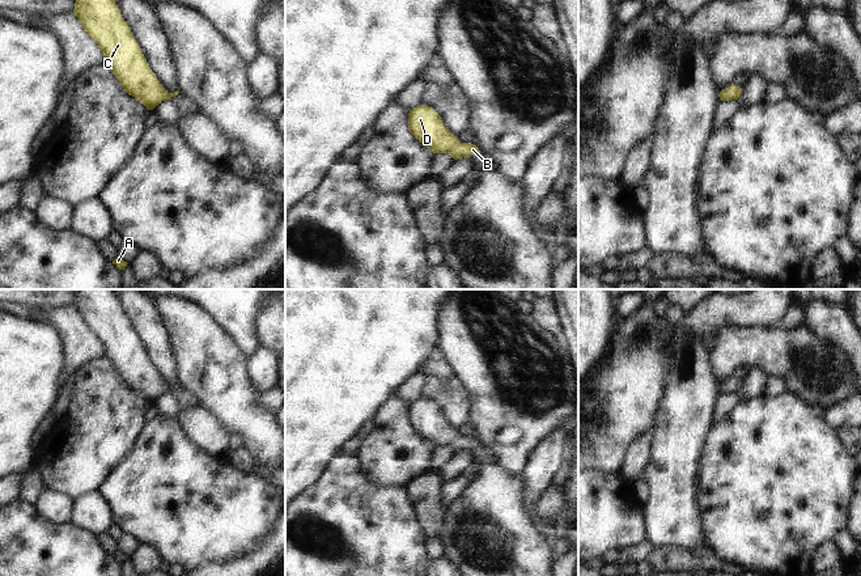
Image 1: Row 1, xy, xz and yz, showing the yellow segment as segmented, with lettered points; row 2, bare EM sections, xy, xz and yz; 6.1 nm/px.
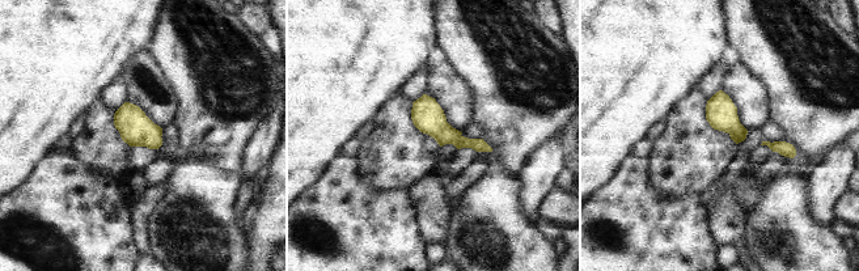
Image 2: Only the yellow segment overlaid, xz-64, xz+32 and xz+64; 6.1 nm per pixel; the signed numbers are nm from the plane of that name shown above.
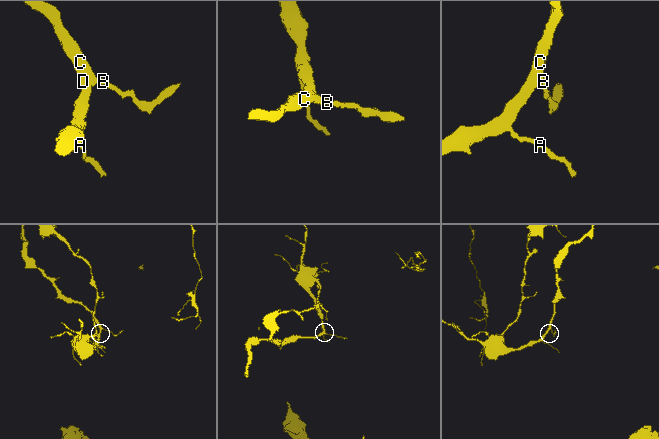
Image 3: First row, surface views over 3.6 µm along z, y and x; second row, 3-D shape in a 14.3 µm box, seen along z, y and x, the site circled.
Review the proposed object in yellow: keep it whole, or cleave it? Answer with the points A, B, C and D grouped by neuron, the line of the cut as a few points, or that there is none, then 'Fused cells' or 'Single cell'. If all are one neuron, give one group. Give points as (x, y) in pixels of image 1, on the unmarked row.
Groups: A B C D. No split. Single cell

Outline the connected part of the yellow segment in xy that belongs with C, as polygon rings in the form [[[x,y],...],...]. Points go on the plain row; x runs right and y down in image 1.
[[[77,289],[73,308],[98,338],[105,359],[113,364],[123,382],[148,403],[179,386],[169,386],[160,377],[114,289]]]

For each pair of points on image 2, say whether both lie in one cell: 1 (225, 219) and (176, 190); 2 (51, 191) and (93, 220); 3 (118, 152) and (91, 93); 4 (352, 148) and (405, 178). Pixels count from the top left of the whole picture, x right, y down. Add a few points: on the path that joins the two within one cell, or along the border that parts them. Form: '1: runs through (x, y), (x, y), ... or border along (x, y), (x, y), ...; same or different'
1: runs through (214, 216), (187, 190); same
2: runs through (62, 202), (83, 220); same
3: border along (100, 101), (84, 114); different
4: border along (362, 142), (354, 156); different

